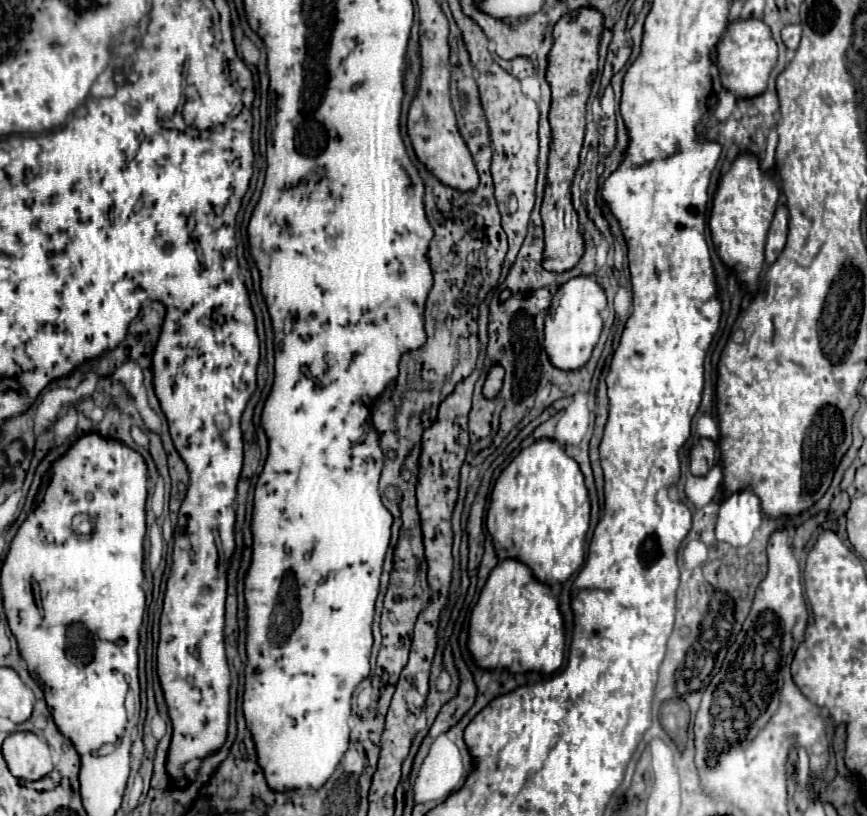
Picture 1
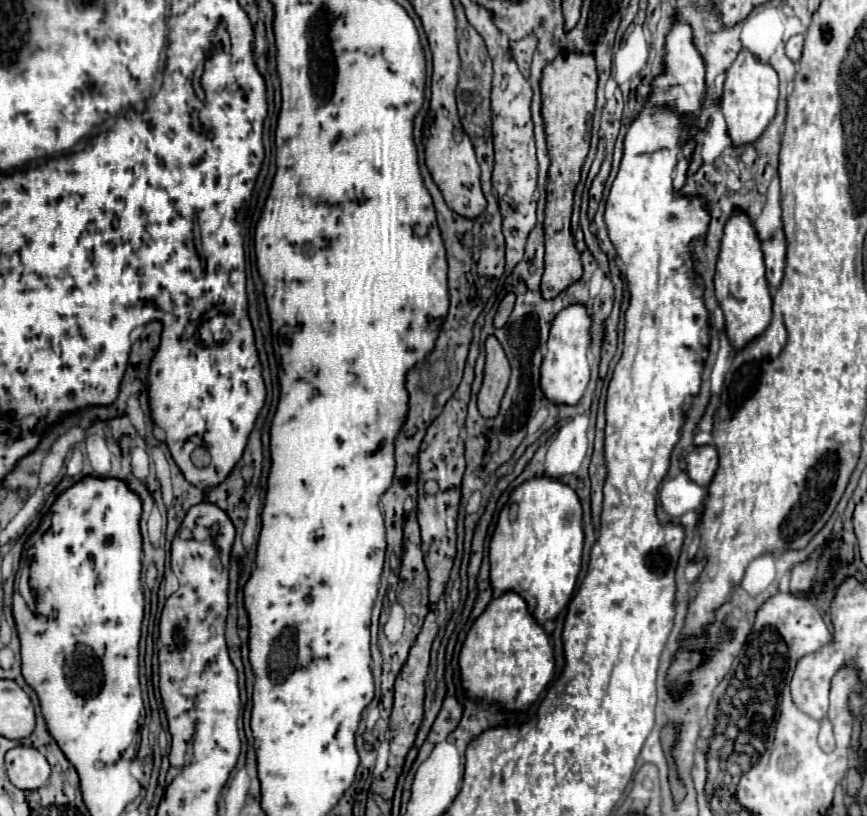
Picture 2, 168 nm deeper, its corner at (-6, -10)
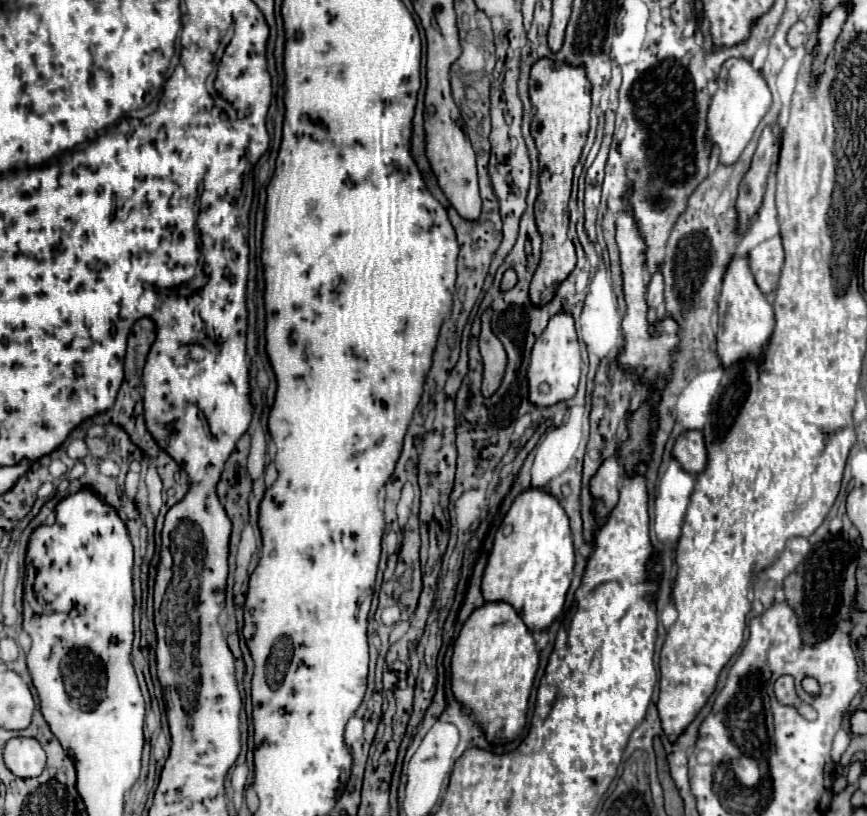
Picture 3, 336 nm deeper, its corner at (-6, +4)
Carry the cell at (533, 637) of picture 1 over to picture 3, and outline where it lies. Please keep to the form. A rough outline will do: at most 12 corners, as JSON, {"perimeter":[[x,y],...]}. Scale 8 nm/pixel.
{"perimeter":[[506,602],[472,612],[452,694],[486,740],[526,726],[538,650]]}

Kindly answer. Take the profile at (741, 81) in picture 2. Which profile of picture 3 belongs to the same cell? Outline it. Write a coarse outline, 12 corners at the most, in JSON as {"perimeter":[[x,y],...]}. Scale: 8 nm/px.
{"perimeter":[[730,58],[718,76],[706,142],[730,166],[772,102],[764,76]]}

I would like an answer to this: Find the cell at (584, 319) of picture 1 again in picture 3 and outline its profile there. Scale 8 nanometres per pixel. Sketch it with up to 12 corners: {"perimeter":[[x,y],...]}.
{"perimeter":[[560,312],[536,340],[526,370],[530,402],[576,394],[580,348]]}

